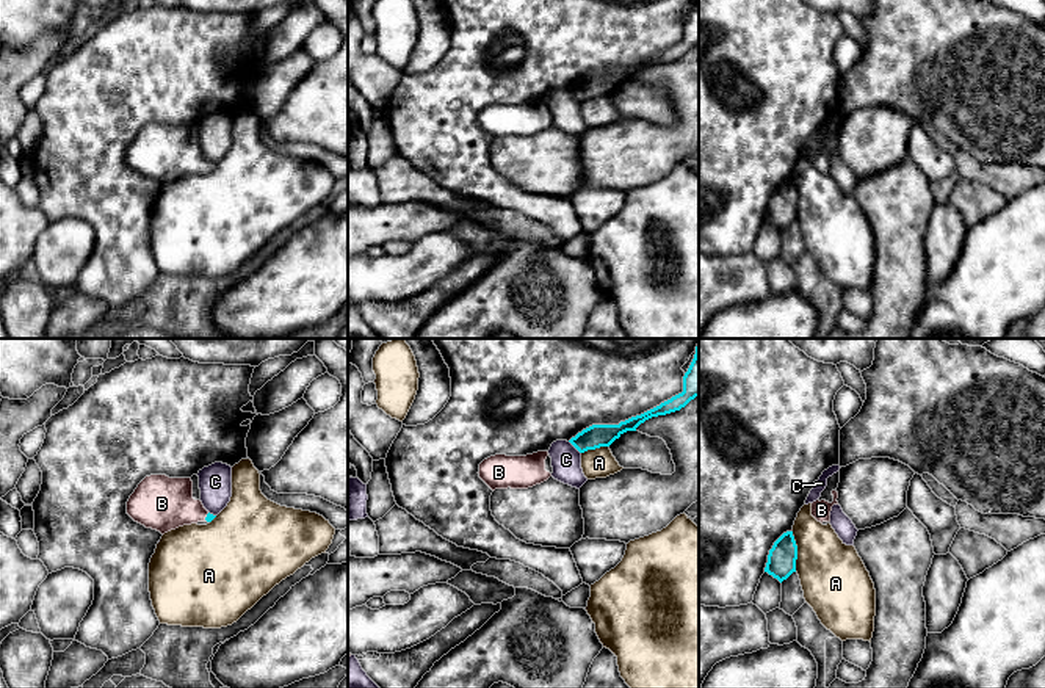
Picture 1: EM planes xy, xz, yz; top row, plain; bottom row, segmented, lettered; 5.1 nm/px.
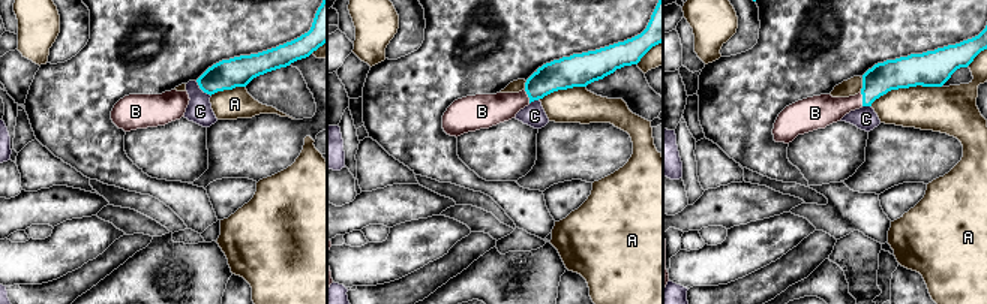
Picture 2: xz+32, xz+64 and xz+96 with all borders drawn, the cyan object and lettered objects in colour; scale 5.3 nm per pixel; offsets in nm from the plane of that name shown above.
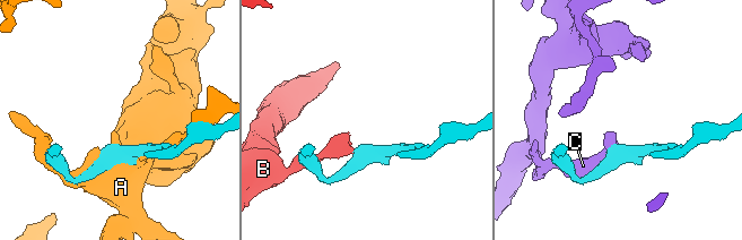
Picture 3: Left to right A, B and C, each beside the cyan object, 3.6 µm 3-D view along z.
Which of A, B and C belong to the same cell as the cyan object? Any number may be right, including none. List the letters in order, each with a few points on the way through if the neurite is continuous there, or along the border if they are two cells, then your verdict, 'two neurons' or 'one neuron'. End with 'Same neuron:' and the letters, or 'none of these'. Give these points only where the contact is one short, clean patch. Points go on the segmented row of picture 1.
A: two neurons
B: across xy (209, 517), (207, 516), (162, 503) | one neuron
C: along xz (569, 441), (580, 453) | two neurons
Same neuron: B

